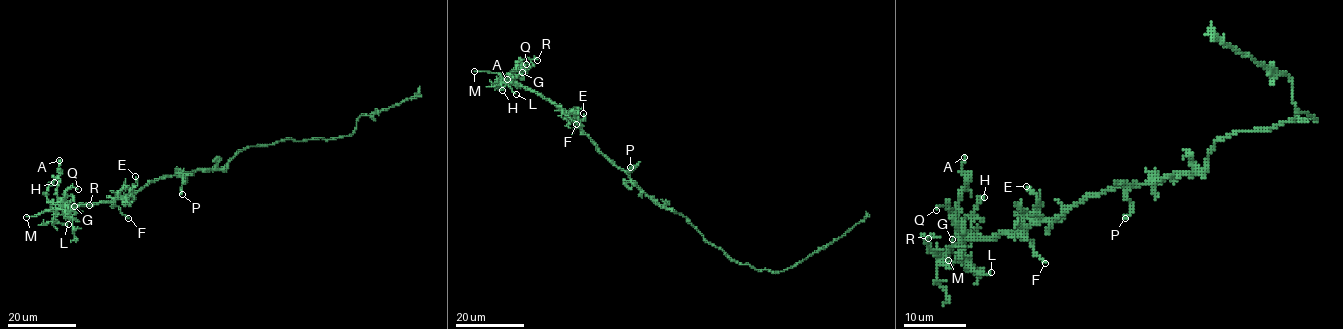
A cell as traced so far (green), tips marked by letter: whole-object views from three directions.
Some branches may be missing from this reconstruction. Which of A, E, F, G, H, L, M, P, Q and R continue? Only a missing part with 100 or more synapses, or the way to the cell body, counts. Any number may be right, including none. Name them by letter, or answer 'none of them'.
M

